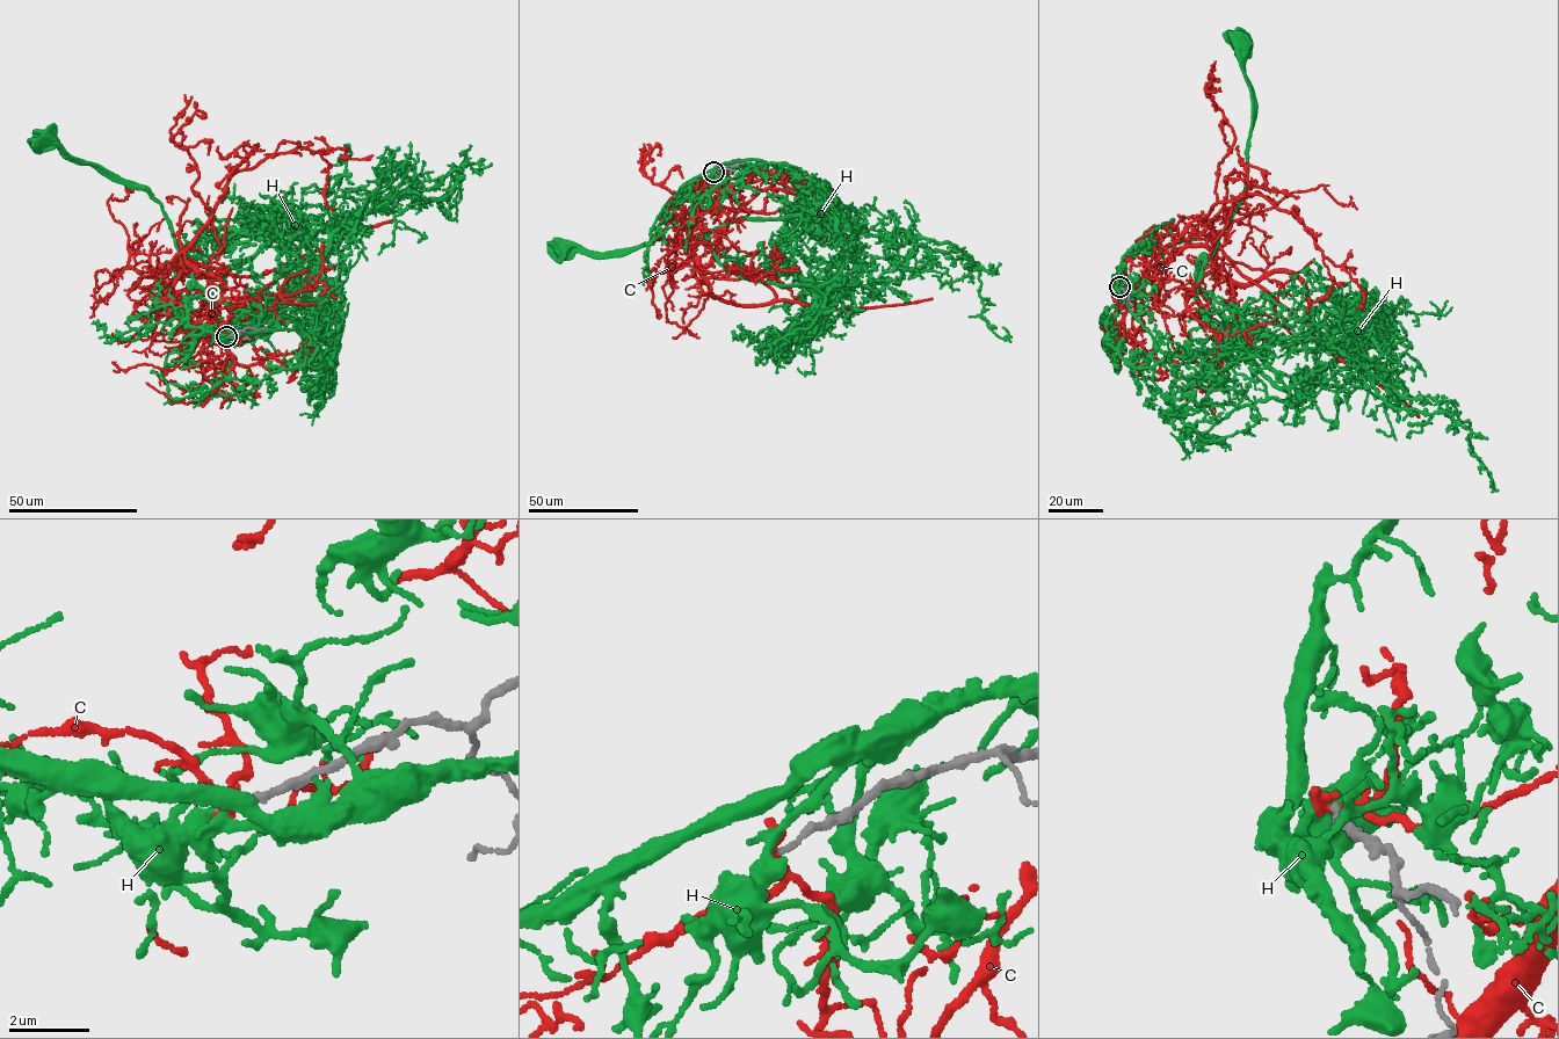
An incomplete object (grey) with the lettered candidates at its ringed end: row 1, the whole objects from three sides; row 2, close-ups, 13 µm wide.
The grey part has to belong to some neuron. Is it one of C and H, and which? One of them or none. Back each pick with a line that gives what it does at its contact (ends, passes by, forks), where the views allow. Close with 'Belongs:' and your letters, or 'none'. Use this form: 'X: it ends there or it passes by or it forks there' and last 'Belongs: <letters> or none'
Belongs: none

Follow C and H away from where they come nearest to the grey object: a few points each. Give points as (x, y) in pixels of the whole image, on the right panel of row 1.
C: (1119, 285), (1140, 283), (1201, 245), (1216, 258), (1293, 275), (1319, 341), (1419, 416)
H: (1119, 287), (1155, 341), (1189, 354), (1220, 347), (1196, 289), (1245, 186), (1255, 108), (1242, 67), (1248, 44)

